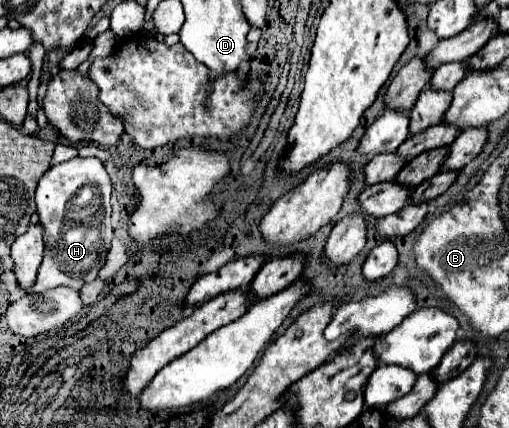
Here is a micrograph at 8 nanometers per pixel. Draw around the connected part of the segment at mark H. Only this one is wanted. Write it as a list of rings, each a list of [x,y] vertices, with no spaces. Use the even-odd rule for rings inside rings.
[[[76,156],[52,166],[42,176],[36,188],[36,212],[38,224],[44,230],[46,252],[30,292],[46,292],[56,286],[80,290],[84,284],[96,280],[112,240],[110,192],[110,176],[98,158]]]

